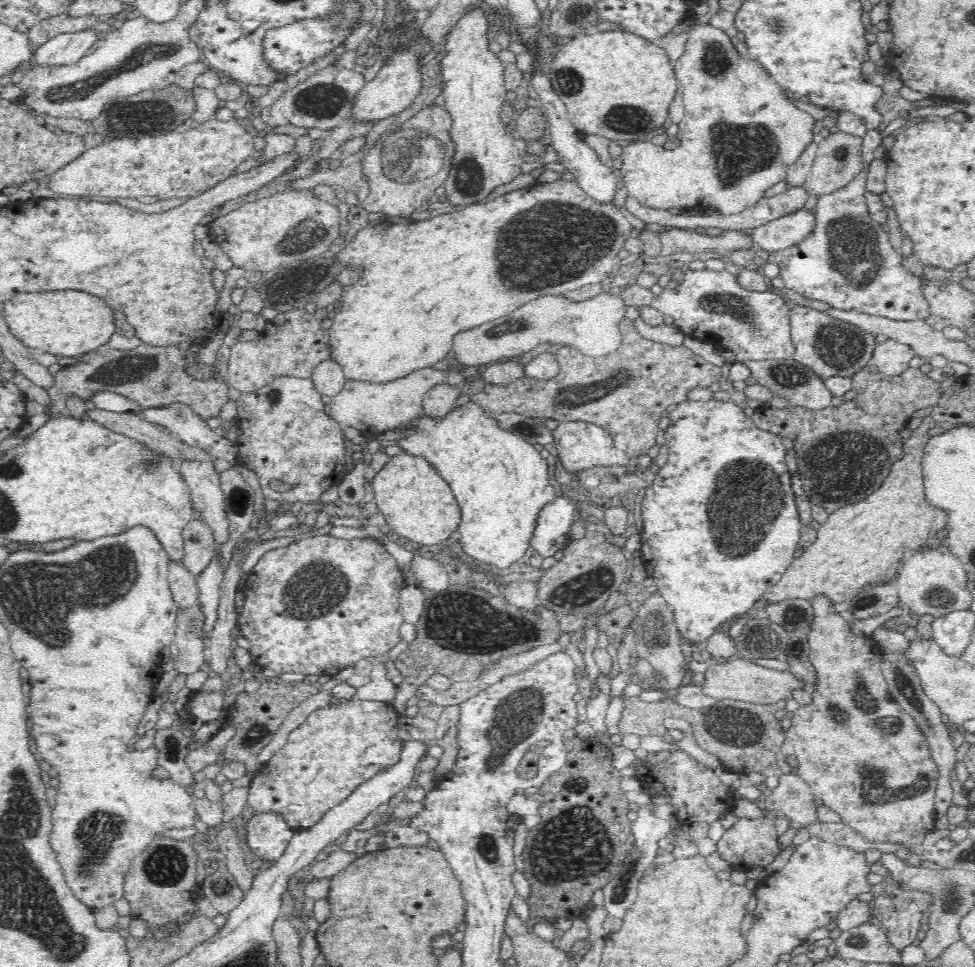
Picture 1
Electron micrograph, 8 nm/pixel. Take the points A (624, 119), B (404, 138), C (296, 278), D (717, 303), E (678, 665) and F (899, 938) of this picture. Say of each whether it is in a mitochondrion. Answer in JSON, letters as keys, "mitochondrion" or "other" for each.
{"A":"mitochondrion","B":"mitochondrion","C":"other","D":"mitochondrion","E":"other","F":"other"}

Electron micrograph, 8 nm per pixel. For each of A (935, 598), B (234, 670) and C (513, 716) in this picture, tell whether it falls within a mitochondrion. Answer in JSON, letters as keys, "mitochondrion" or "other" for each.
{"A":"mitochondrion","B":"other","C":"mitochondrion"}

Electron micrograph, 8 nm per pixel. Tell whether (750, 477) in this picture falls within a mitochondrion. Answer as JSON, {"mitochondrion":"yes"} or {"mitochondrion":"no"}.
{"mitochondrion":"yes"}

